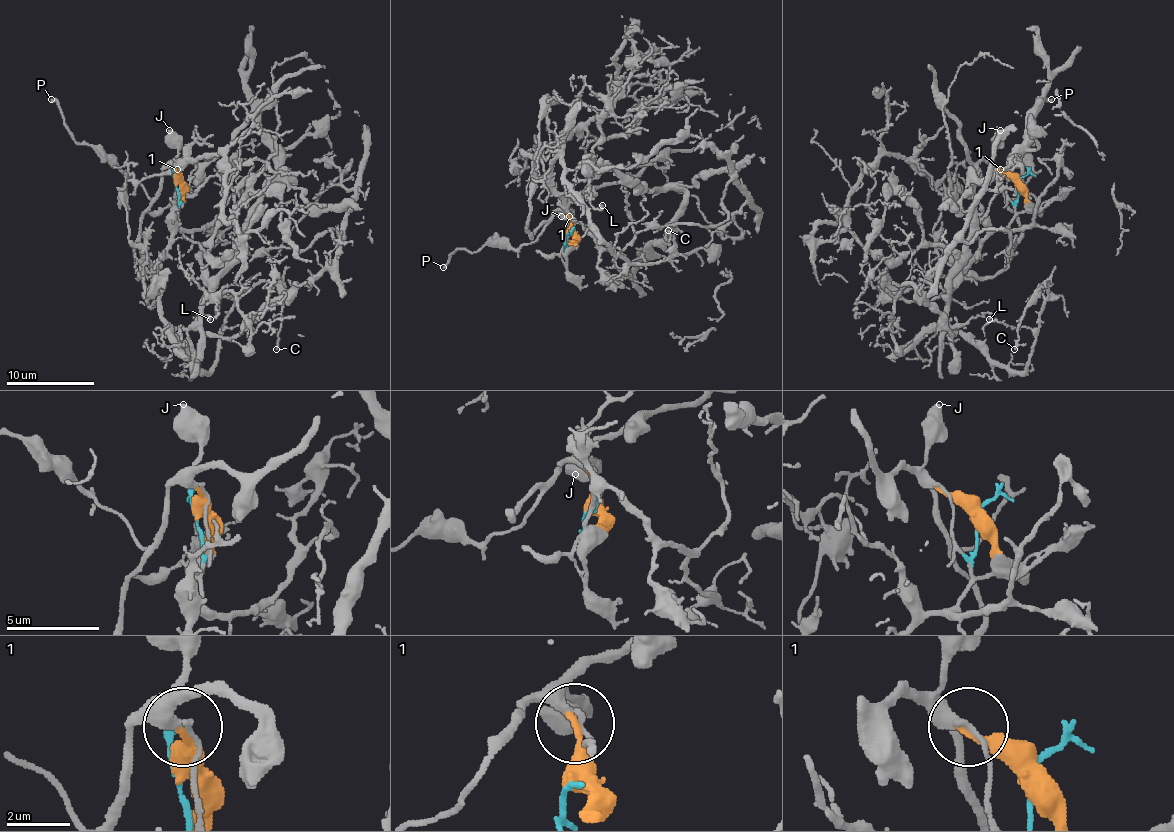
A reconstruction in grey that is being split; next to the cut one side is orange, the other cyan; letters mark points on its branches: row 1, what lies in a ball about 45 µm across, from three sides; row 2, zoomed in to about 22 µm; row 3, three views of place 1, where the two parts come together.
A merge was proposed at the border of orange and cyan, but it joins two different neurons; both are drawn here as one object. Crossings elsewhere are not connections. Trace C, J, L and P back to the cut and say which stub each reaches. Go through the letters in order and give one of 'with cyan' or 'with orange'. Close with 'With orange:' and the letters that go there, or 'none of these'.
C: with cyan
J: with orange
L: with cyan
P: with orange
With orange: J, P

